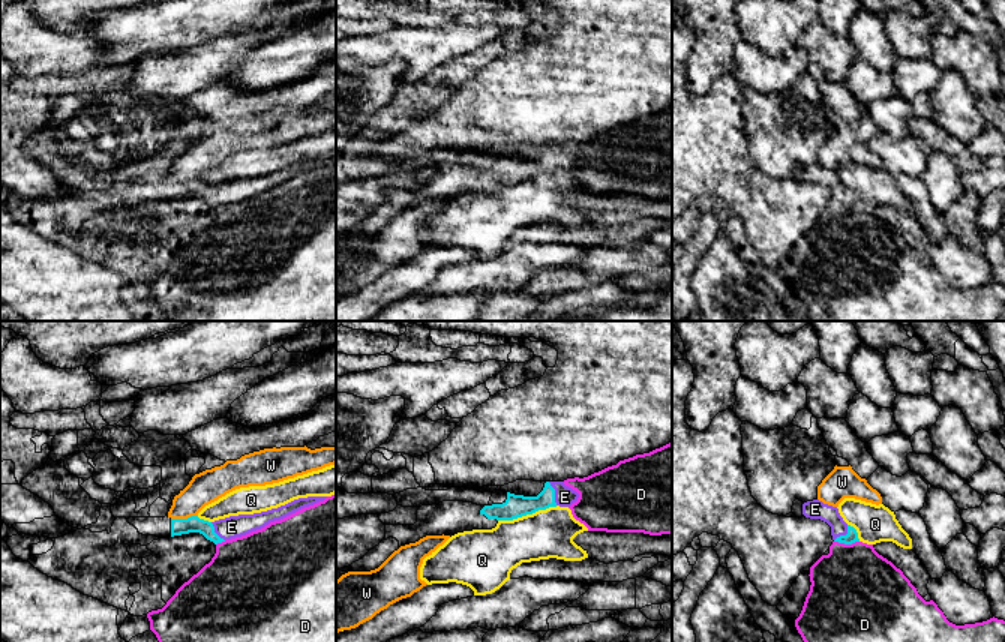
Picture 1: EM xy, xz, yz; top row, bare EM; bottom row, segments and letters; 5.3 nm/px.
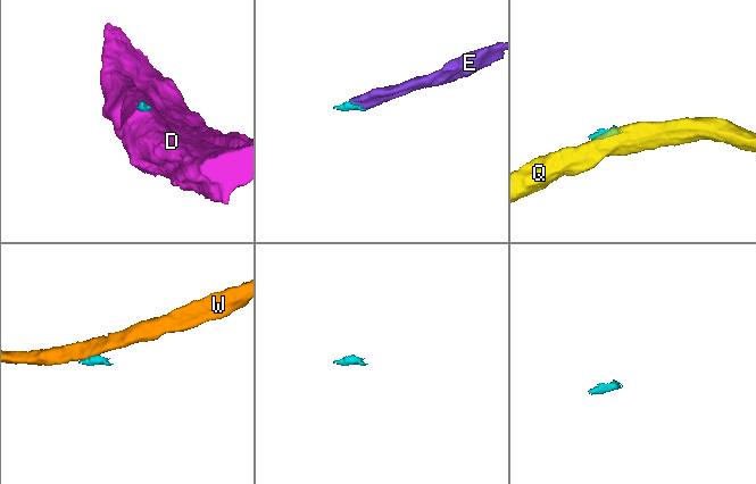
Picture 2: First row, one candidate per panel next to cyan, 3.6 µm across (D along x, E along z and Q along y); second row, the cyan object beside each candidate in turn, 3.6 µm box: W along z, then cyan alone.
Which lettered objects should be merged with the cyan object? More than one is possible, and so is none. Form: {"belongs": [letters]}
{"belongs": ["E"]}

